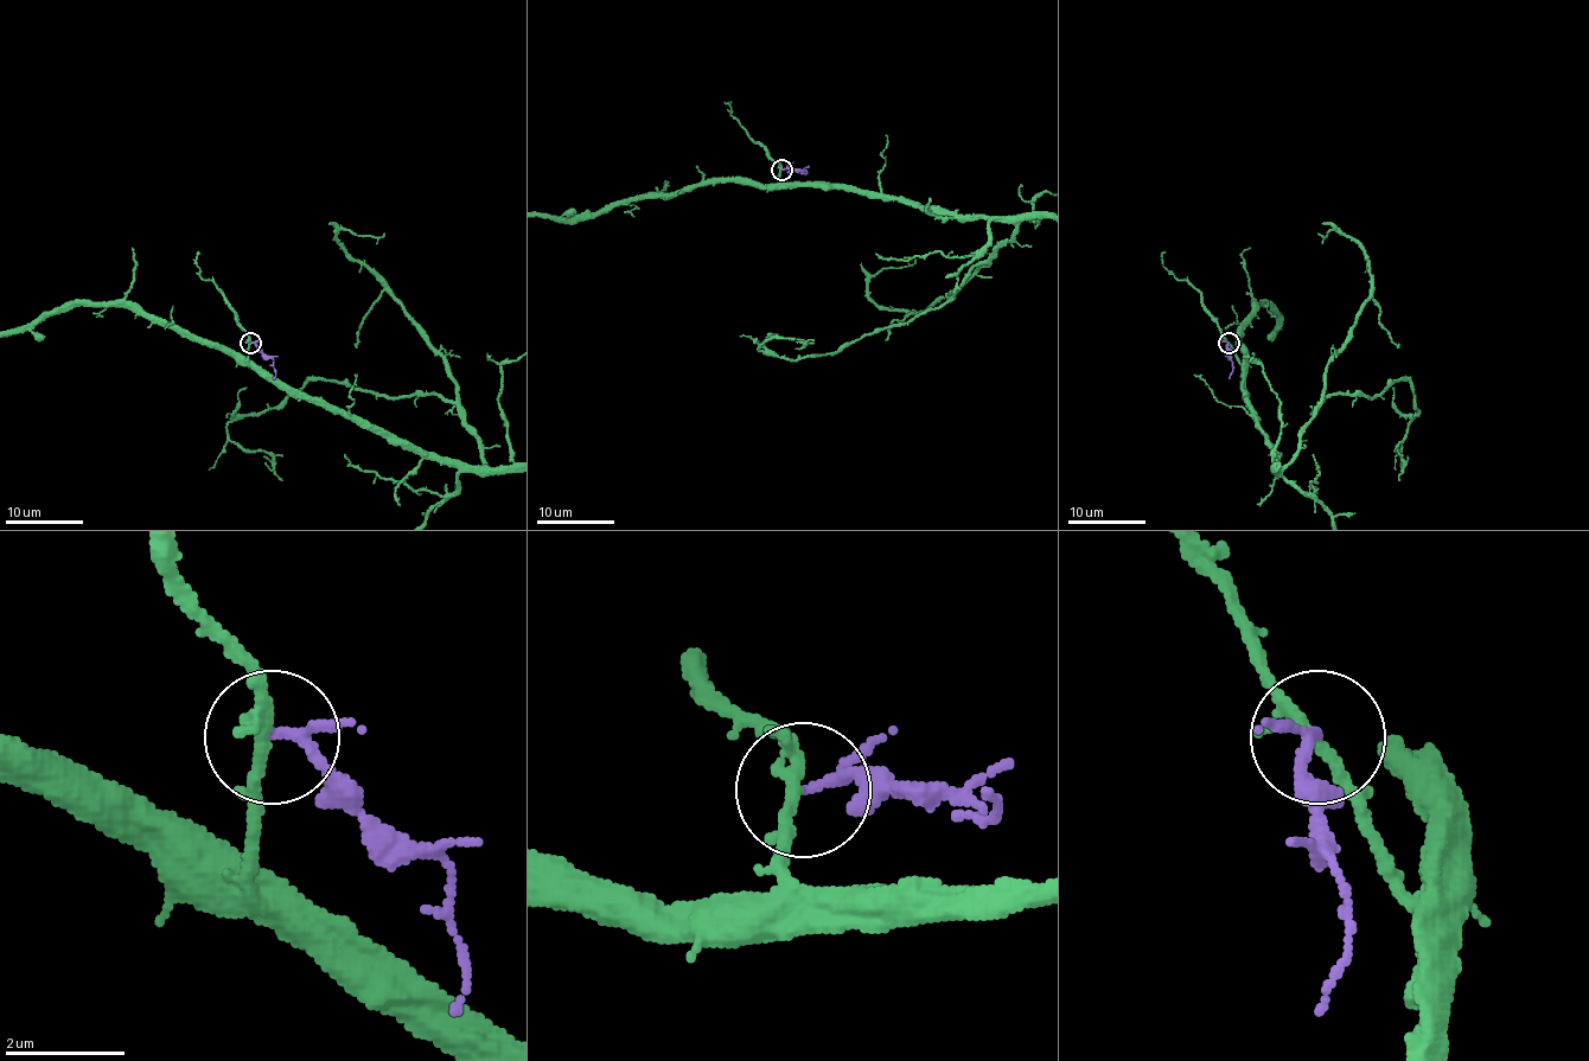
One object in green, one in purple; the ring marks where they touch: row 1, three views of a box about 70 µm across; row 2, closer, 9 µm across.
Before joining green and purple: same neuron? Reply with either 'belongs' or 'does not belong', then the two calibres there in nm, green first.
does not belong | 170/130 nm

